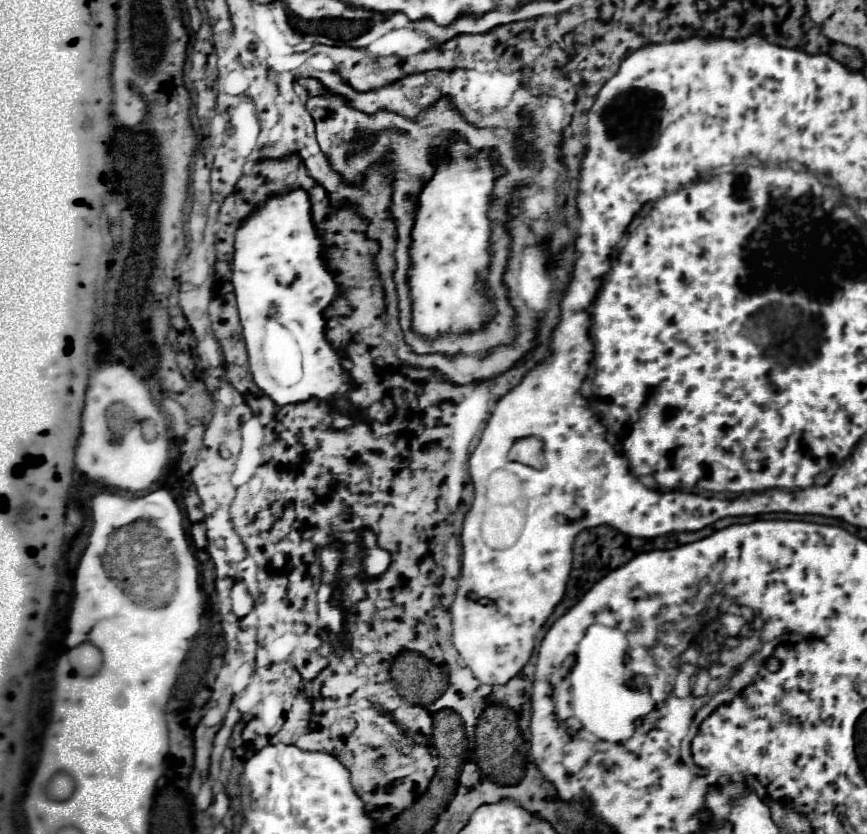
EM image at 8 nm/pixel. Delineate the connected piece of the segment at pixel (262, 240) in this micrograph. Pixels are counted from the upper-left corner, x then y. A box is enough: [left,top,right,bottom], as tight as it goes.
[231,189,349,405]

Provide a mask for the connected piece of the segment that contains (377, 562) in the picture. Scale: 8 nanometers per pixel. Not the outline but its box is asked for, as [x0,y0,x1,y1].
[361,531,391,579]

